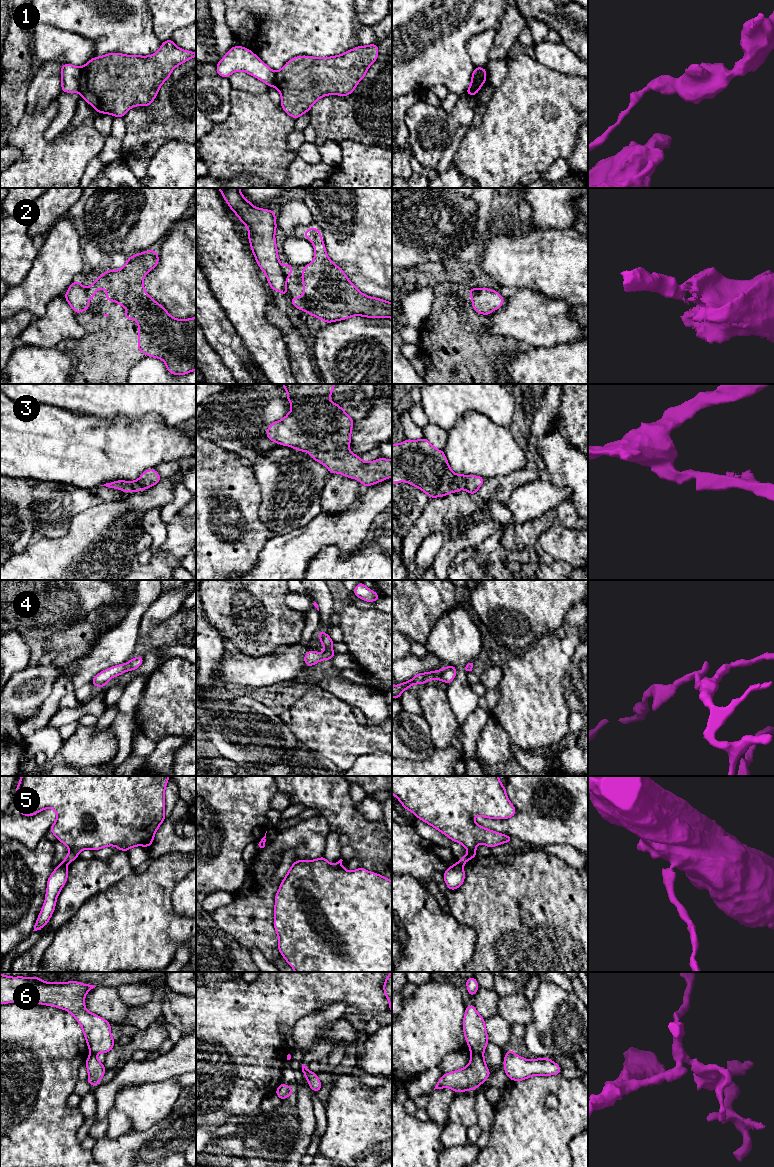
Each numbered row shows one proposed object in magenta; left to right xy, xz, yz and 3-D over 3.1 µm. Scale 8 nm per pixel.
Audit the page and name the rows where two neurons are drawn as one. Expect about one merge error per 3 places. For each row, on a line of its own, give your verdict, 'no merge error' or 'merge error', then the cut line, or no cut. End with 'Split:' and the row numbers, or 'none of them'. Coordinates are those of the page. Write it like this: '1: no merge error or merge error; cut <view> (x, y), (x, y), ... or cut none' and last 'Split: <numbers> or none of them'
1: merge error; cut xy (81, 68), (78, 90)
2: merge error; cut xz (280, 265), (286, 278)
3: no merge error; cut none
4: no merge error; cut none
5: merge error; cut xy (62, 861), (66, 864)
6: merge error; cut yz (482, 1053), (471, 1054)
Split: 1, 2, 5, 6

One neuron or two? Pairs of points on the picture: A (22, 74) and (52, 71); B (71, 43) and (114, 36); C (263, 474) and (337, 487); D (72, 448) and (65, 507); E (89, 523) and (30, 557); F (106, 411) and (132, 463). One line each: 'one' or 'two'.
A: two
B: two
C: two
D: two
E: one
F: two

